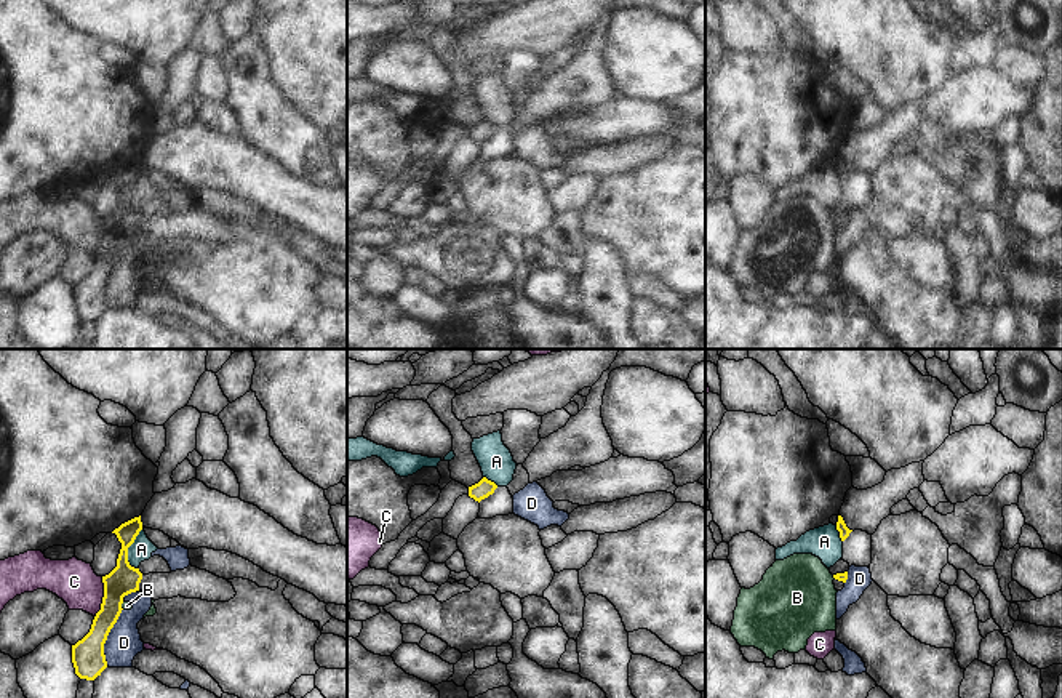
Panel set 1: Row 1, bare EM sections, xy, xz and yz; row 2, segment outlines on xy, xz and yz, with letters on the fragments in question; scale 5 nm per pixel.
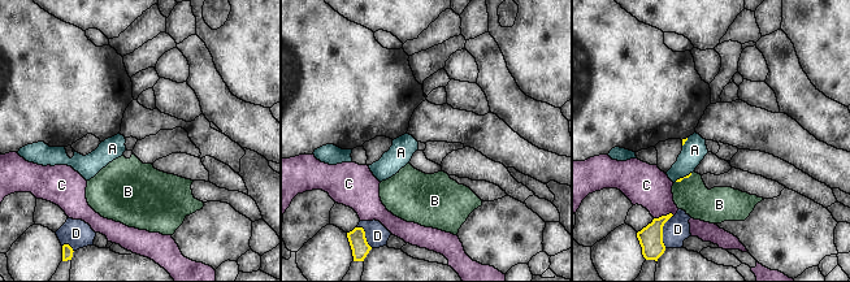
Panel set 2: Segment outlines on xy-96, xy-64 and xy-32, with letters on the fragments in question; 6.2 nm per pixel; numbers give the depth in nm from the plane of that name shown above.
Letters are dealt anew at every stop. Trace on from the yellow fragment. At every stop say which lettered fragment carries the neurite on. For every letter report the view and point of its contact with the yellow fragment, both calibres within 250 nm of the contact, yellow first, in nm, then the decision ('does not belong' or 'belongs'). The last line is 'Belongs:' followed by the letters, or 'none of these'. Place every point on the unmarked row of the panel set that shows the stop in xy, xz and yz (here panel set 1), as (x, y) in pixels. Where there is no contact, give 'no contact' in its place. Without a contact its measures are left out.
A: meets yellow in xy at (127, 191); 150 nm thick on the yellow side, 110 nm on the other; does not belong
B: meets yellow in xy at (122, 244); 150 nm thick on the yellow side, 50 nm on the other; does not belong
C: meets yellow in xy at (103, 239); 150 nm thick on the yellow side, 220 nm on the other; does not belong
D: meets yellow in xy at (106, 279); 170 nm thick on the yellow side, 180 nm on the other; does not belong
Belongs: none of these

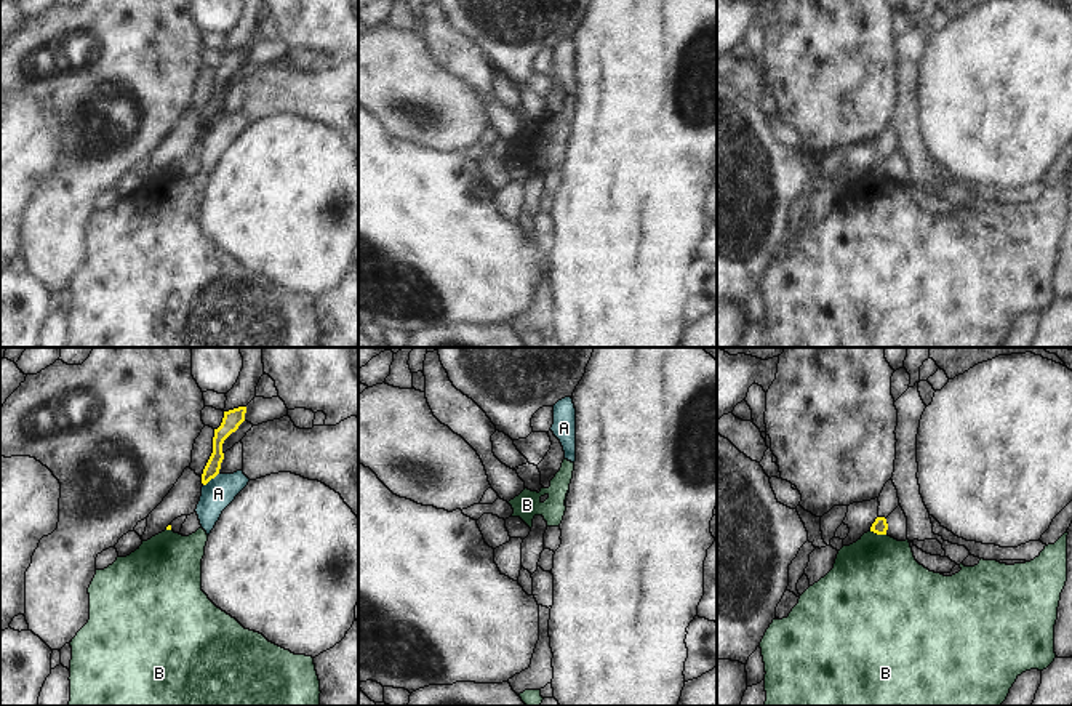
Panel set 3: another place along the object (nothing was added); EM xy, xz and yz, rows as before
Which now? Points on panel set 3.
A: meets yellow in xy at (210, 120); 80 nm thick on the yellow side, 160 nm on the other; does not belong
B: meets yellow in yz at (879, 175); 70 nm thick on the yellow side, 460 nm on the other; does not belong
Belongs: none of these

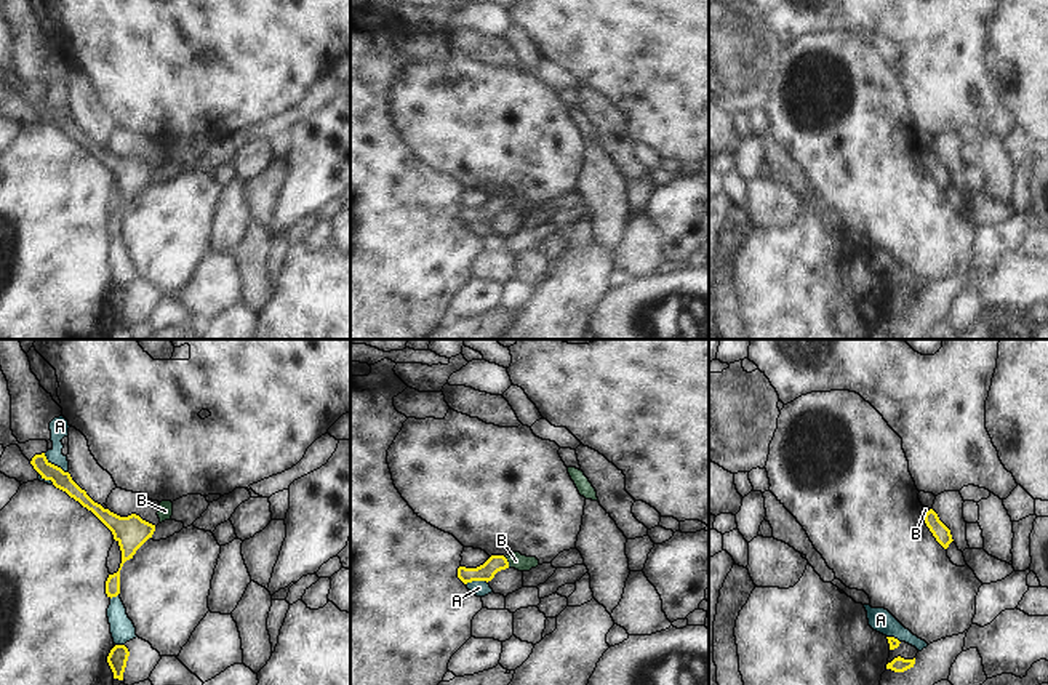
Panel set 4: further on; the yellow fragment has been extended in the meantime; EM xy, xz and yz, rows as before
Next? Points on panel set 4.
A: meets yellow in xy at (53, 106); 90 nm thick on the yellow side, 100 nm on the other; does not belong
B: meets yellow in xz at (508, 204); 90 nm thick on the yellow side, 80 nm on the other; belongs
Belongs: B

